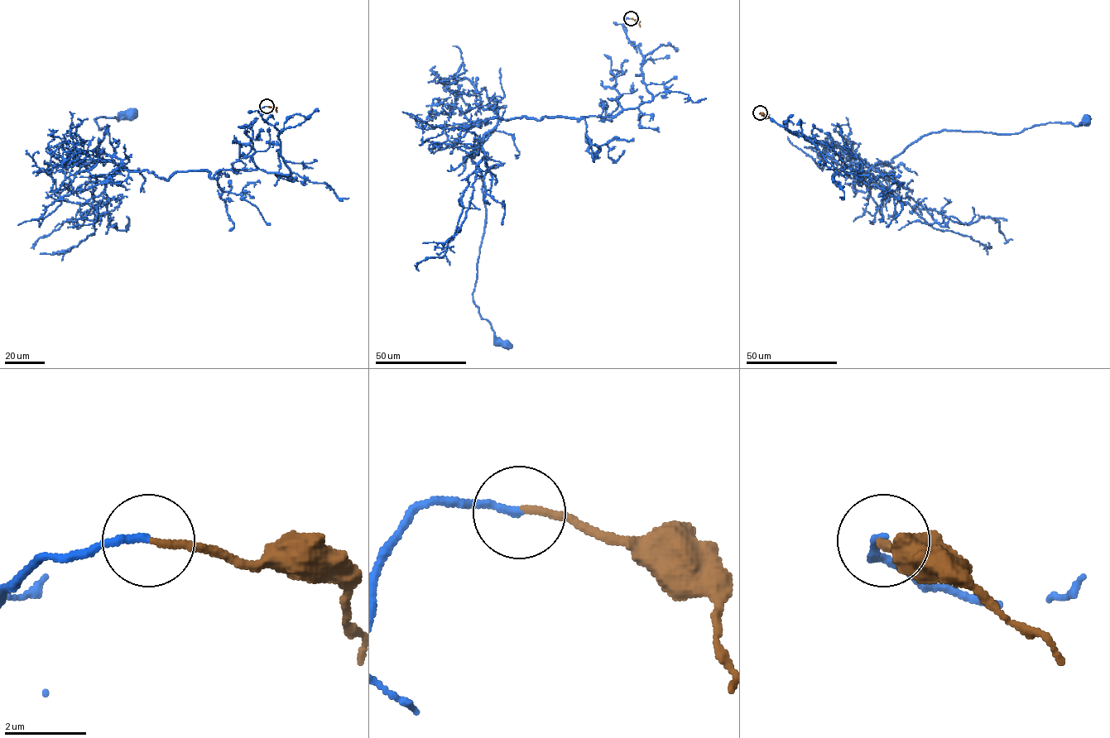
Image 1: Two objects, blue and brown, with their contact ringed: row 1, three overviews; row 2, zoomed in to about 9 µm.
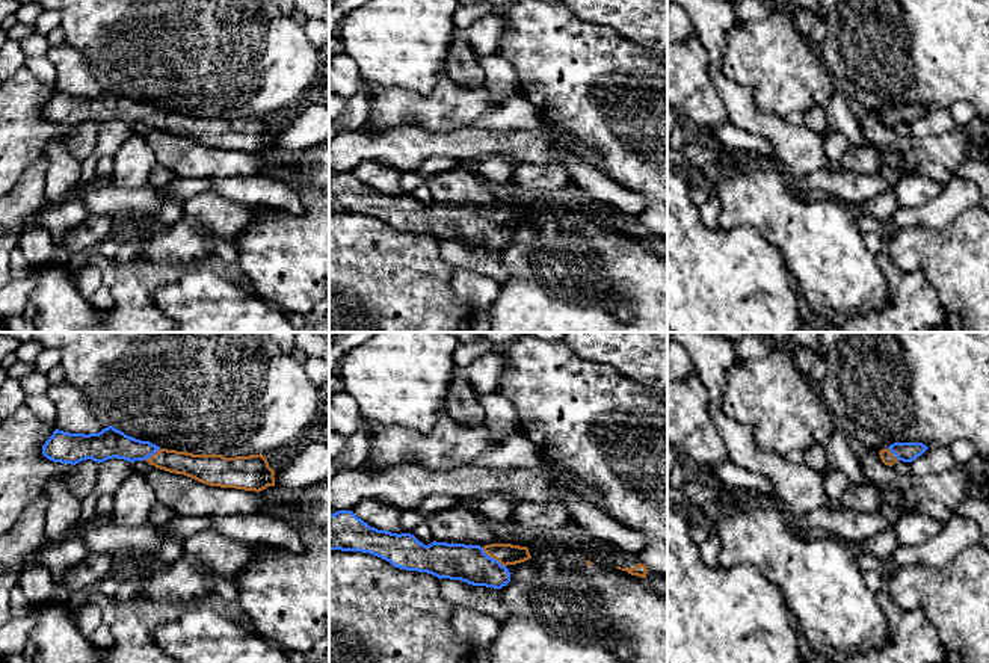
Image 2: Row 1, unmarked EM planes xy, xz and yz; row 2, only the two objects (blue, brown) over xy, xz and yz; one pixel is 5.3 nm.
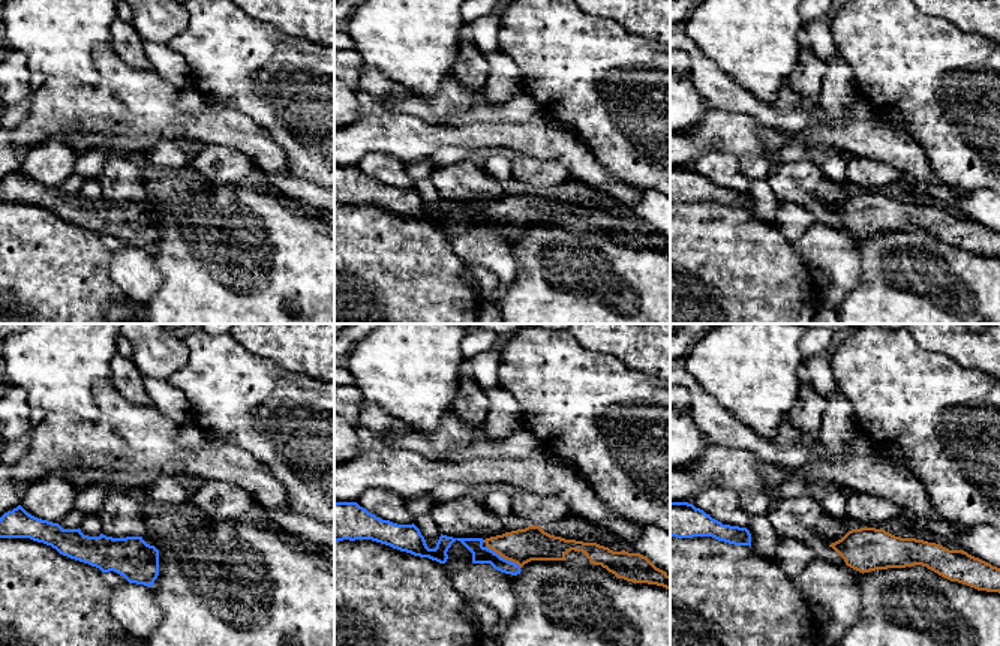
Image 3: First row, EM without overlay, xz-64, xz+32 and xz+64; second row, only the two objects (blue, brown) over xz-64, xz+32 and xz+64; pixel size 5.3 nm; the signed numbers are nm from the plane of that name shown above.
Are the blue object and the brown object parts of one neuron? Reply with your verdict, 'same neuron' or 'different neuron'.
same neuron

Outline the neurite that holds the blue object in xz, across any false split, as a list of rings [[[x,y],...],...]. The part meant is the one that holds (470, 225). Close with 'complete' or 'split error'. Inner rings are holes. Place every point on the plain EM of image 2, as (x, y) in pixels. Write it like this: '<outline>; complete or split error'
[[[352,172],[329,177],[329,211],[368,214],[400,231],[494,251],[510,243],[507,227],[531,220],[527,208],[512,205],[480,208],[433,202],[424,207],[411,195],[370,189]]]; split error

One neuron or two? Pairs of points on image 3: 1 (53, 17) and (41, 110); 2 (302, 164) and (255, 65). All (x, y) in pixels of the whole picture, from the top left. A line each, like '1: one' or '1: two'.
1: two
2: one

